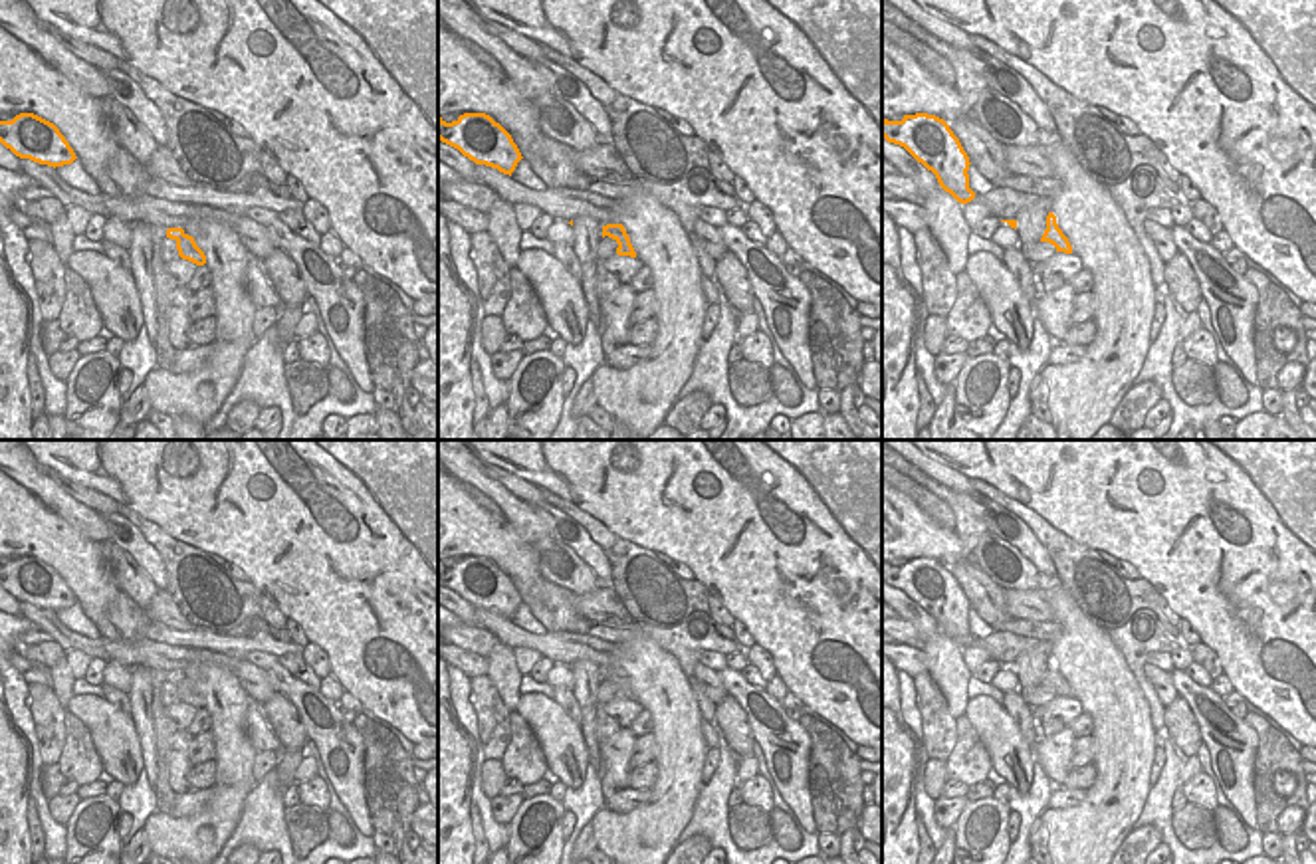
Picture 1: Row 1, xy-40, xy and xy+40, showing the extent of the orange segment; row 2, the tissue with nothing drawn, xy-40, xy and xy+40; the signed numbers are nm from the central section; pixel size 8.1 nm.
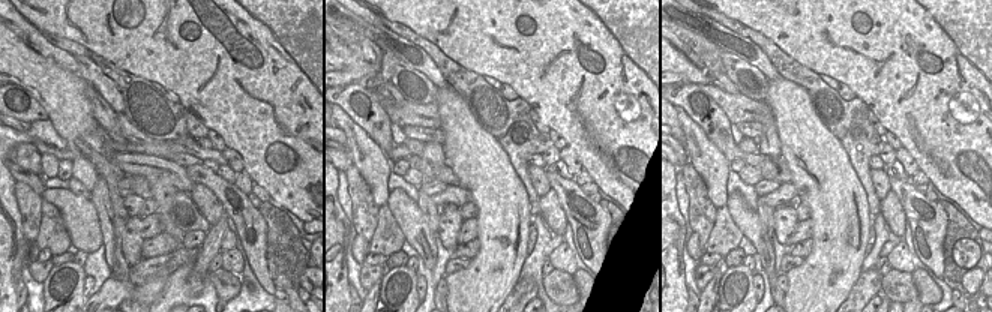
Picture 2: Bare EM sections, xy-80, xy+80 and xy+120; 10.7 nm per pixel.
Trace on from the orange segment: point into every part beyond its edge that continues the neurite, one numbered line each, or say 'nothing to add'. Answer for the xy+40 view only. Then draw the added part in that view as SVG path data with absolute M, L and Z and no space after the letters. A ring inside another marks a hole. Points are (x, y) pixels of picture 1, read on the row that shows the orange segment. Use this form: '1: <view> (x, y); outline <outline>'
nothing to add

